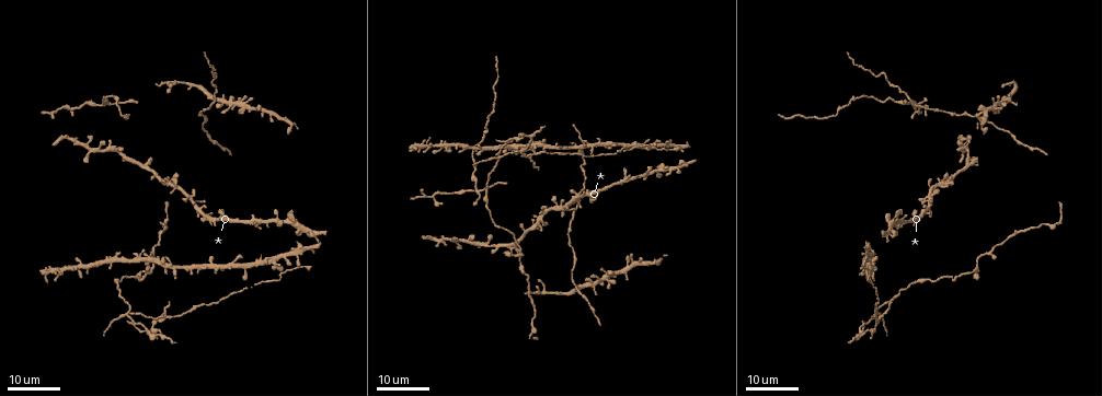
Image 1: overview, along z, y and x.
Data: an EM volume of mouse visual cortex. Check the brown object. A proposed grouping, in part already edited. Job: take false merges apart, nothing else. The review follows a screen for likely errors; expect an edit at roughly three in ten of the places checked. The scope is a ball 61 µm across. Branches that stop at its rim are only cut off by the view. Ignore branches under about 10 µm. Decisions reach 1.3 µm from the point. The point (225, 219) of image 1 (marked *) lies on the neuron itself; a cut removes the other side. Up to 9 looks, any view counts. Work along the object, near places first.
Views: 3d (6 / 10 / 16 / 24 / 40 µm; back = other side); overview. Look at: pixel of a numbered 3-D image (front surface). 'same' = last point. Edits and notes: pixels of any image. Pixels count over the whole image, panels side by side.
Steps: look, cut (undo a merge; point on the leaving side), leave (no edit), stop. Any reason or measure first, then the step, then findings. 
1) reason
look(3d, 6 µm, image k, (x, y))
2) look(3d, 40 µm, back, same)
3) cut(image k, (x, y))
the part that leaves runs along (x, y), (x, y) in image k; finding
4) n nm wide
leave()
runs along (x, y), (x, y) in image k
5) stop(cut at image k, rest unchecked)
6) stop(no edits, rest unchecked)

four or more arms meet
look(3d, 24 µm, image 1, (969, 166))

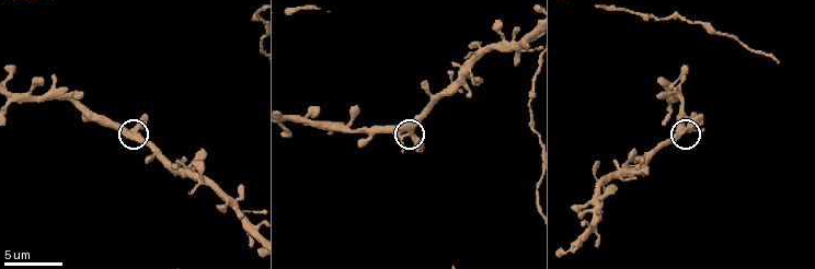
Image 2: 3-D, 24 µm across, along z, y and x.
look(3d, 6 µm, image 2, (133, 129))

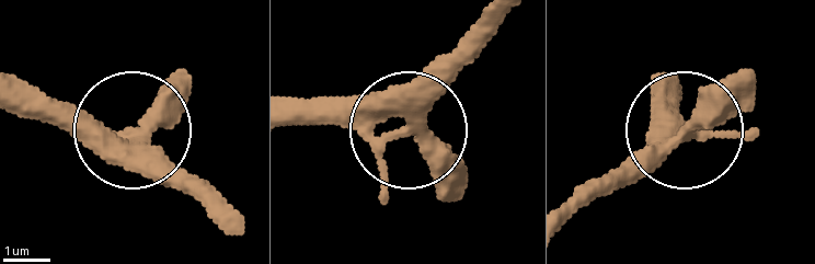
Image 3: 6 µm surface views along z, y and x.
side arm 55 µm
leave()
runs along (511, 12), (416, 118), (290, 118) in image 3; continuous, no second neuron

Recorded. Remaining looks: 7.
sudden change in width
look(3d, 10 µm, image 2, (681, 101))

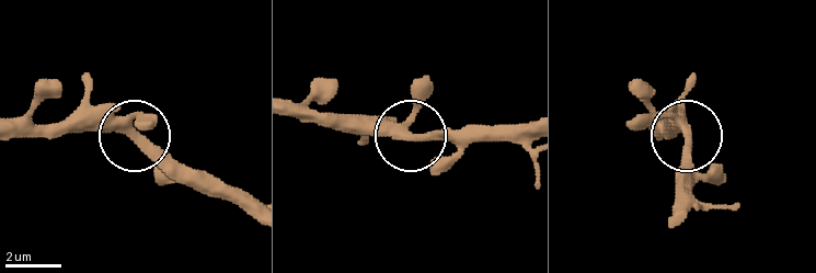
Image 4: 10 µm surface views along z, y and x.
leave()
runs along (529, 123), (415, 137), (341, 131) in image 4; one neuron here

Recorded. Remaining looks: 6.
four or more arms meet
look(3d, 16 µm, image 1, (475, 190))

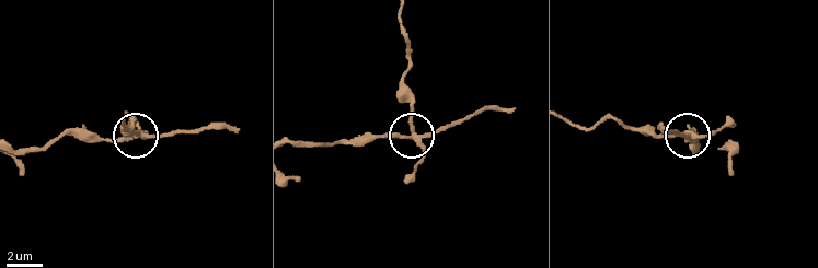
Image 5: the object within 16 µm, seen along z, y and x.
look(3d, 10 µm, image 5, (414, 133))

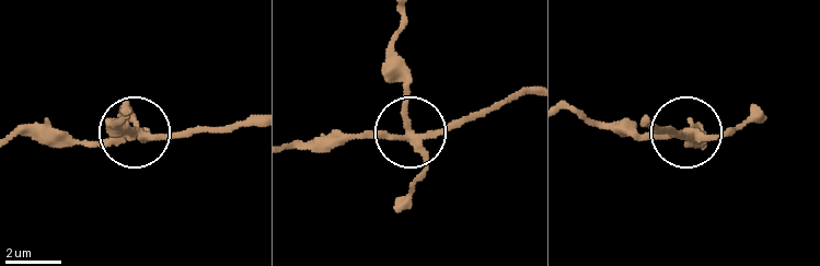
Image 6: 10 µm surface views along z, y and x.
250 nm wide
cut(image 6, (181, 132))
a second neuron is stuck on

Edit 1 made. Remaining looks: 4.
small branch off a trunk
look(3d, 24 µm, image 1, (279, 268))

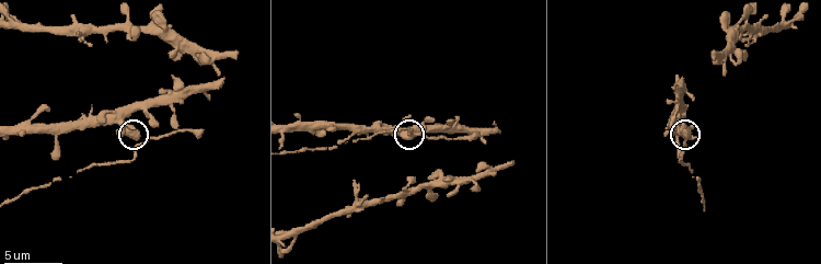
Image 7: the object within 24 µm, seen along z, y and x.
look(3d, 6 µm, image 7, (139, 137))

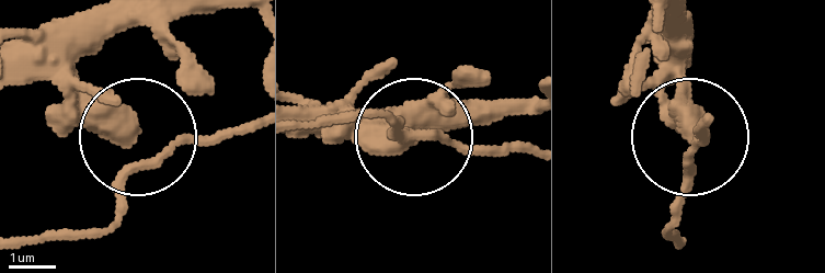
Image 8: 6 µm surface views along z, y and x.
leave()
one neuron here

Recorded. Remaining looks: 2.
stop(cut at image 6, rest unchecked)

